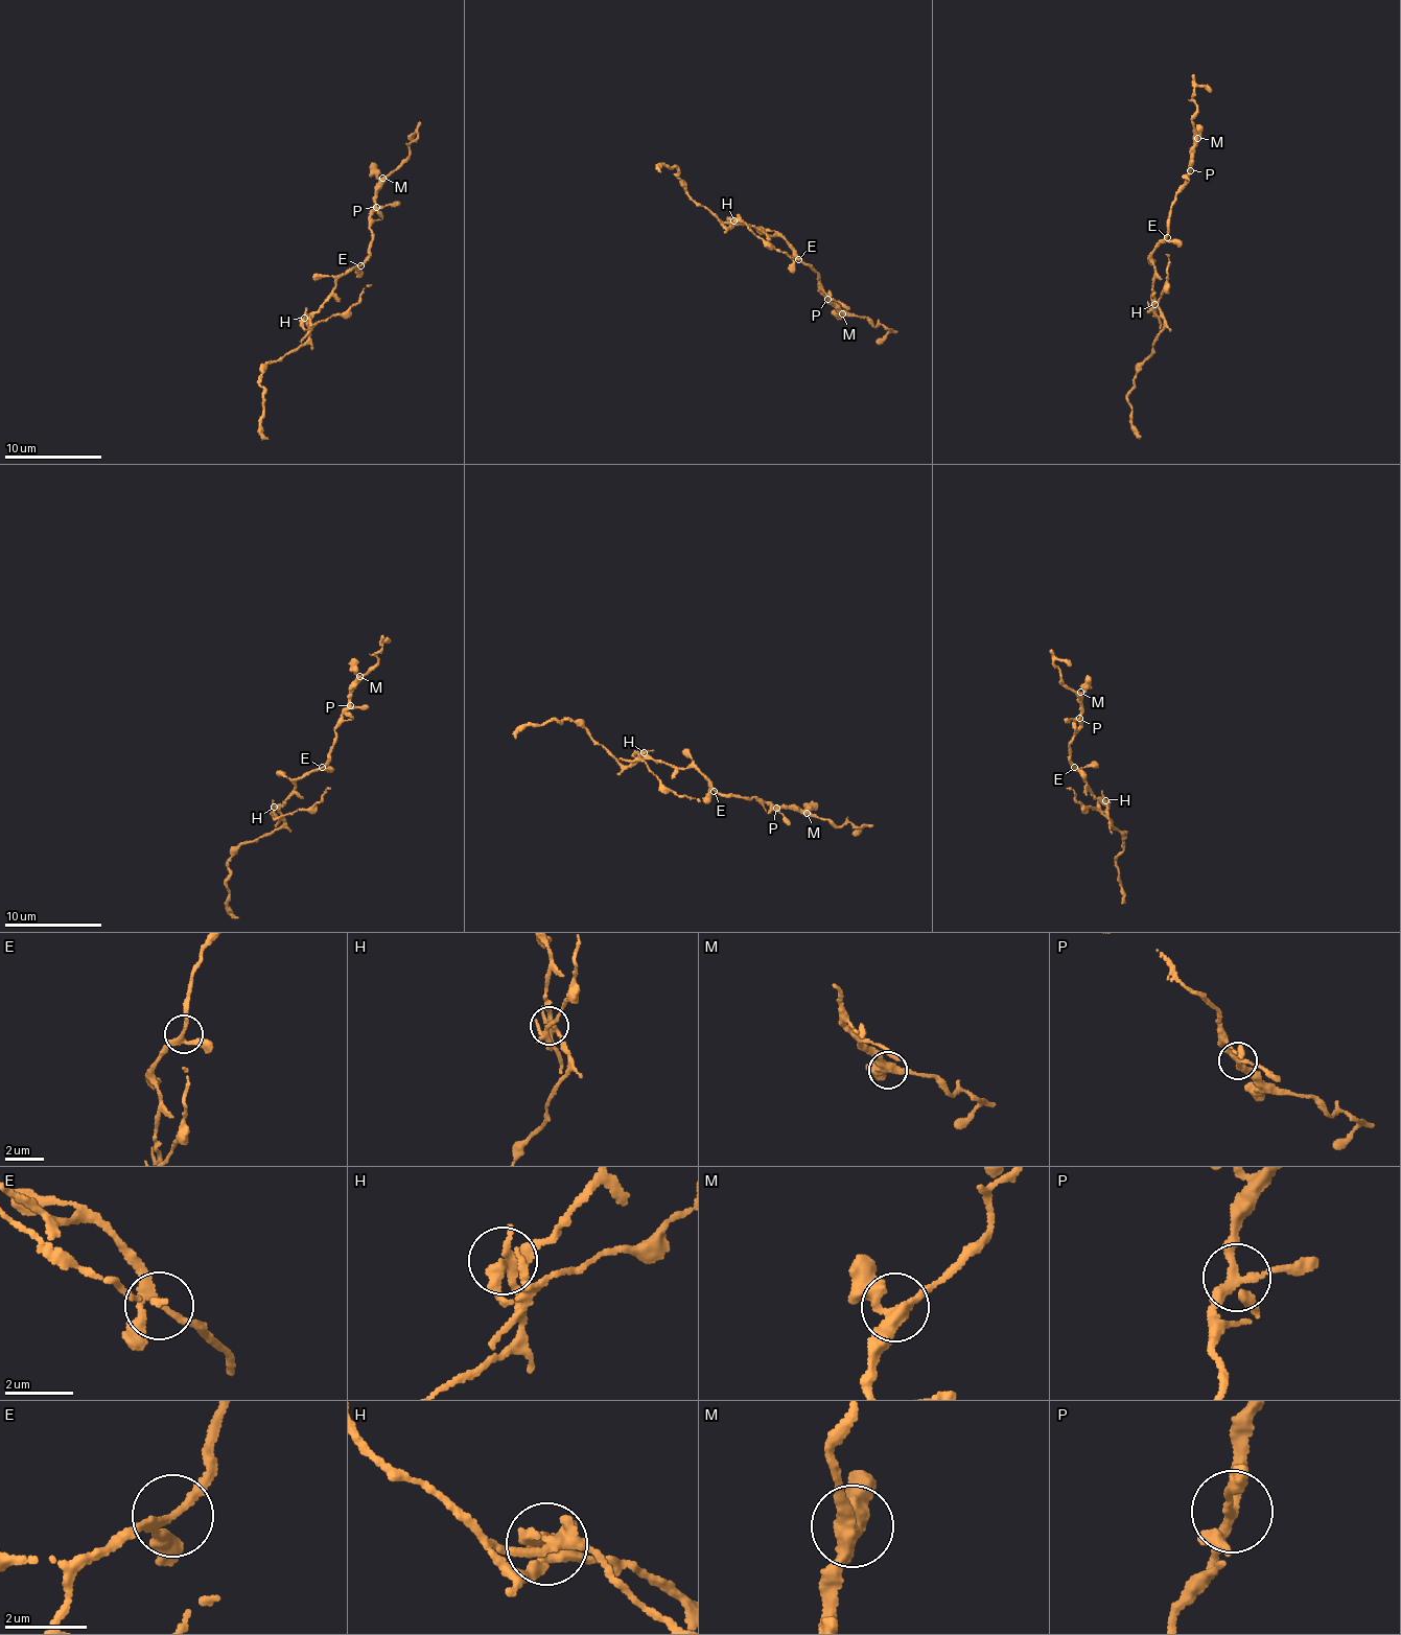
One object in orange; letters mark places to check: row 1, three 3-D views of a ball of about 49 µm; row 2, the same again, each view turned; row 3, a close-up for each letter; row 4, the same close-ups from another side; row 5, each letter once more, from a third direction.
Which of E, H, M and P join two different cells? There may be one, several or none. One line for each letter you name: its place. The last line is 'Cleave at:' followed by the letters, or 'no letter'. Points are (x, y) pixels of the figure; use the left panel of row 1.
H: (304, 318)
Cleave at: H

